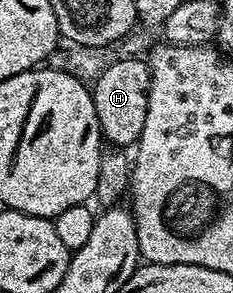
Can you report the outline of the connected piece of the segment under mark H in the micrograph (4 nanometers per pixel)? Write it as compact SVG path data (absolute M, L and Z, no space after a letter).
M142 58L115 60L97 76L92 84L92 95L96 106L96 118L100 122L102 139L107 145L126 150L137 145L144 130L144 118L148 110L148 86L150 70Z

